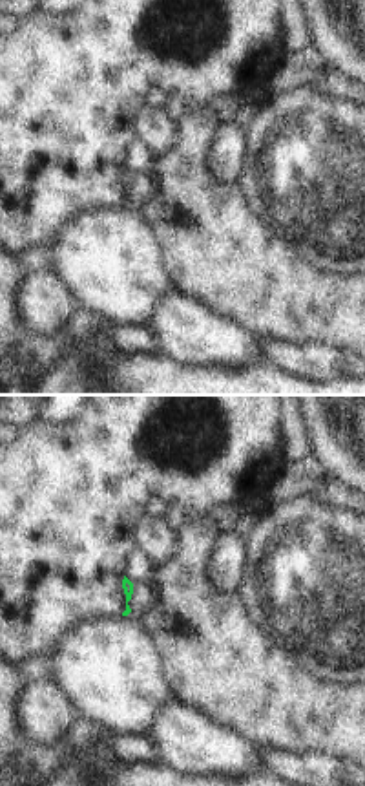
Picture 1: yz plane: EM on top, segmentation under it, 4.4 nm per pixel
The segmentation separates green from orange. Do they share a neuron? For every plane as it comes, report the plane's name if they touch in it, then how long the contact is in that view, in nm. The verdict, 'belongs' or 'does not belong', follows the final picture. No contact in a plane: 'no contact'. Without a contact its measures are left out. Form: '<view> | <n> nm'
no contact

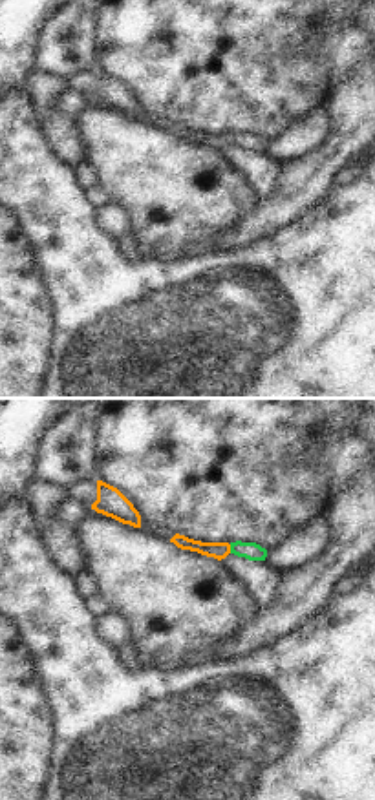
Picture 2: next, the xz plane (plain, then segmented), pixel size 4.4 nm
xz | 40 nm

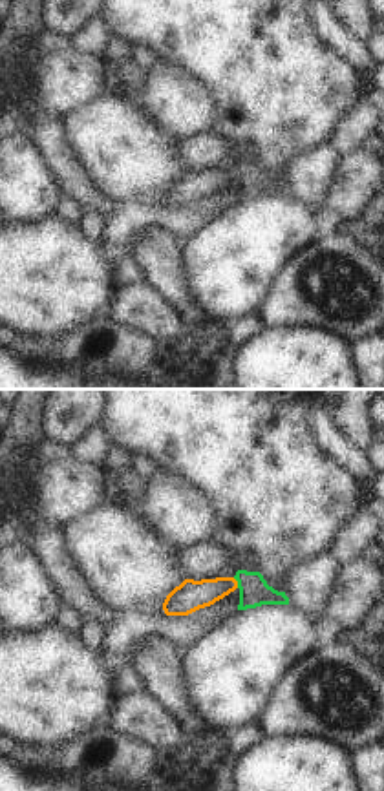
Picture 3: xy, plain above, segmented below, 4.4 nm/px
xy | 50 nm

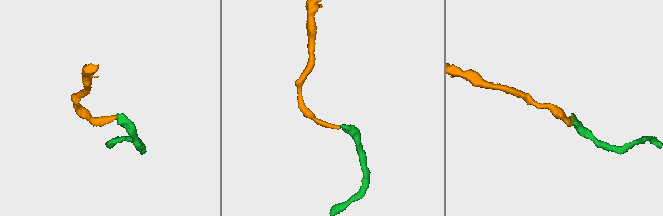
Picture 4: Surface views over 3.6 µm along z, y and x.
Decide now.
belongs

